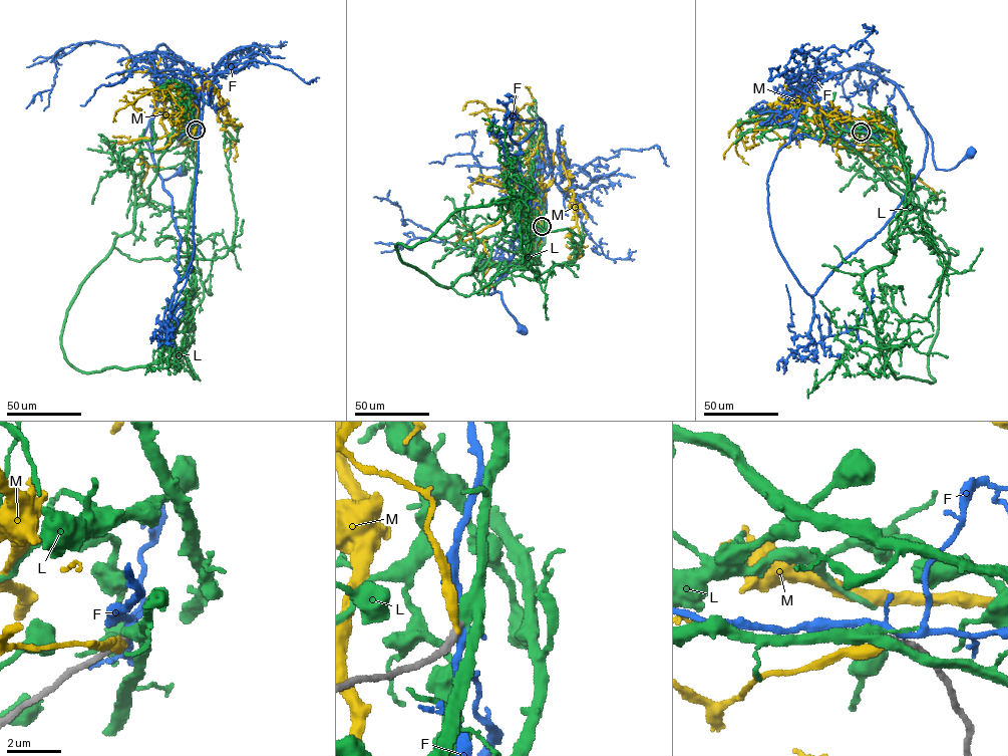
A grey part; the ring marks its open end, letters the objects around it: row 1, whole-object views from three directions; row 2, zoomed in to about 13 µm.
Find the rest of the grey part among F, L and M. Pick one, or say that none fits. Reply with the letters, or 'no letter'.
no letter

